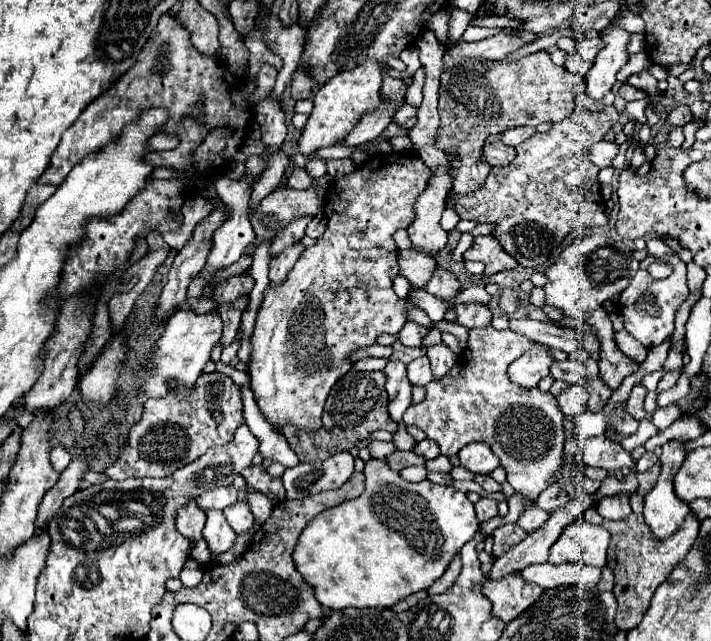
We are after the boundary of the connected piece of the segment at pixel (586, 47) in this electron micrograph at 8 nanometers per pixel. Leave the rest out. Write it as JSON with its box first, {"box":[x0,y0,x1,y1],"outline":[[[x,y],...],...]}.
{"box":[577,39,603,61],"outline":[[[579,39],[577,47],[579,47],[579,53],[581,53],[583,59],[593,61],[597,57],[599,49],[603,49],[603,41],[599,41],[599,39]]]}

